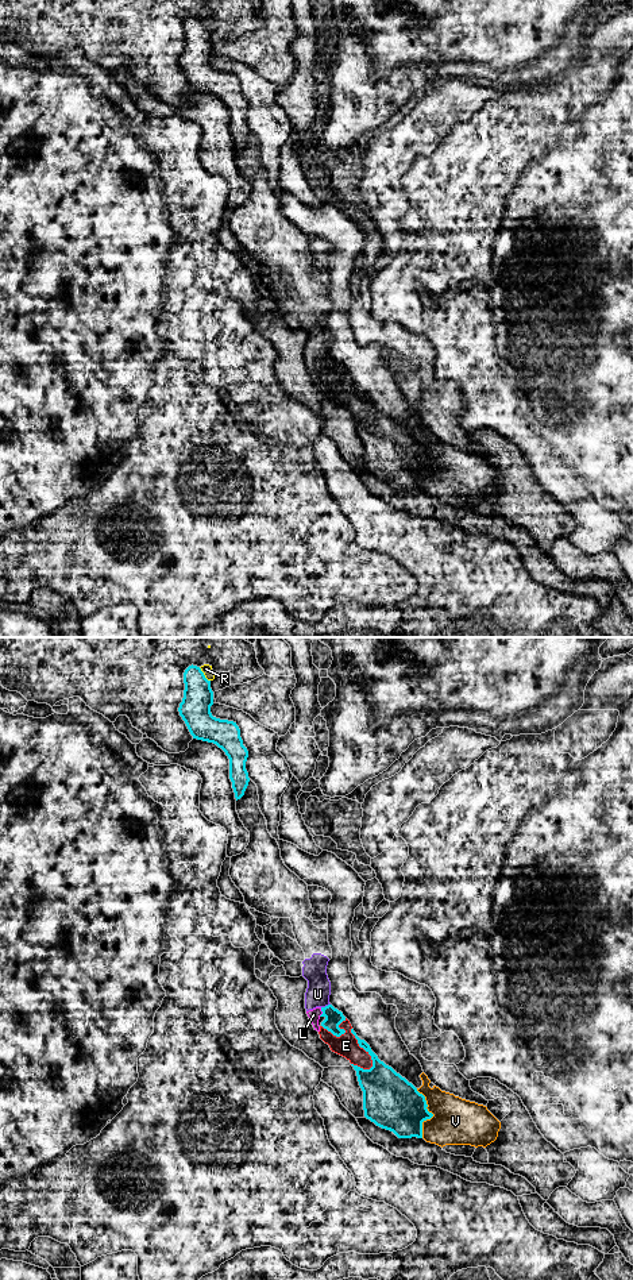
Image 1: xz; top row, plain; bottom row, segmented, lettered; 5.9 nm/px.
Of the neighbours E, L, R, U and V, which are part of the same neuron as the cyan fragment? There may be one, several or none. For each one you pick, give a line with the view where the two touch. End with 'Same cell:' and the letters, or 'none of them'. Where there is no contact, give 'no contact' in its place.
Same cell: none of them

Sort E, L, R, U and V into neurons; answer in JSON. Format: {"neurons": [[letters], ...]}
{"neurons": [["E", "L", "U"], ["R"], ["V"]]}

